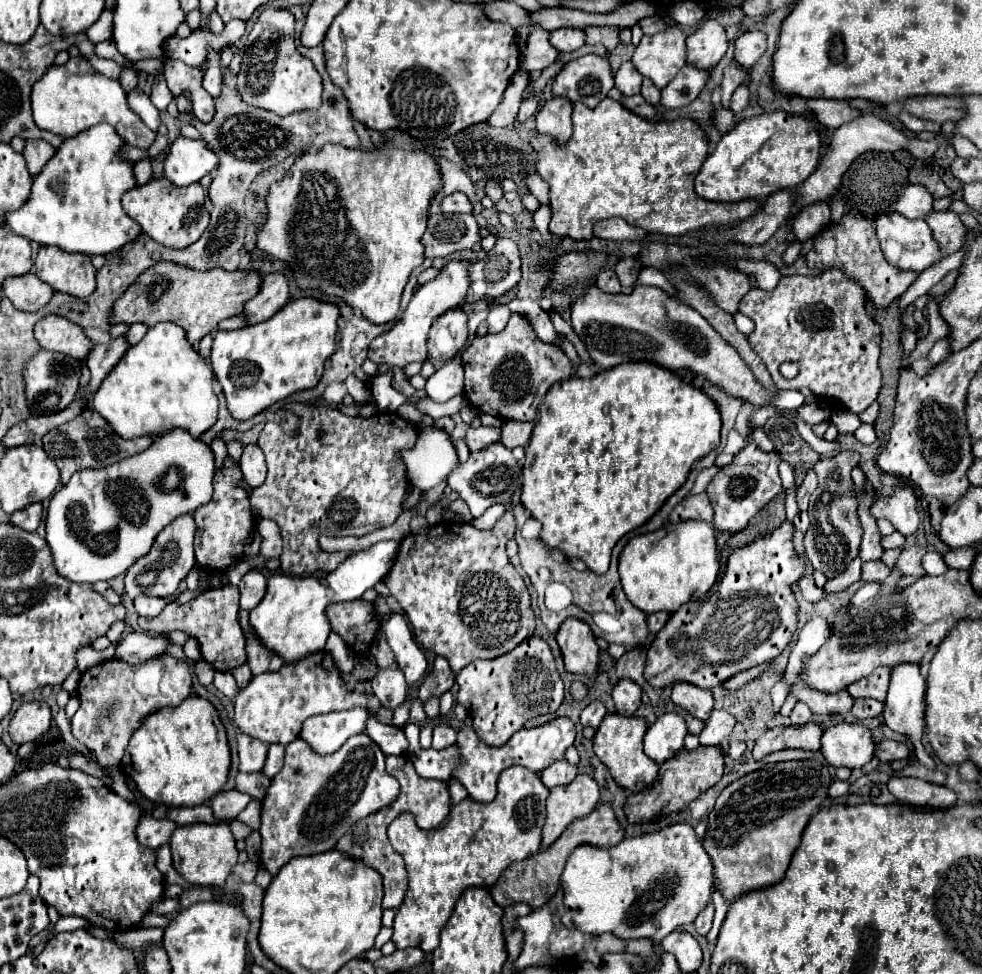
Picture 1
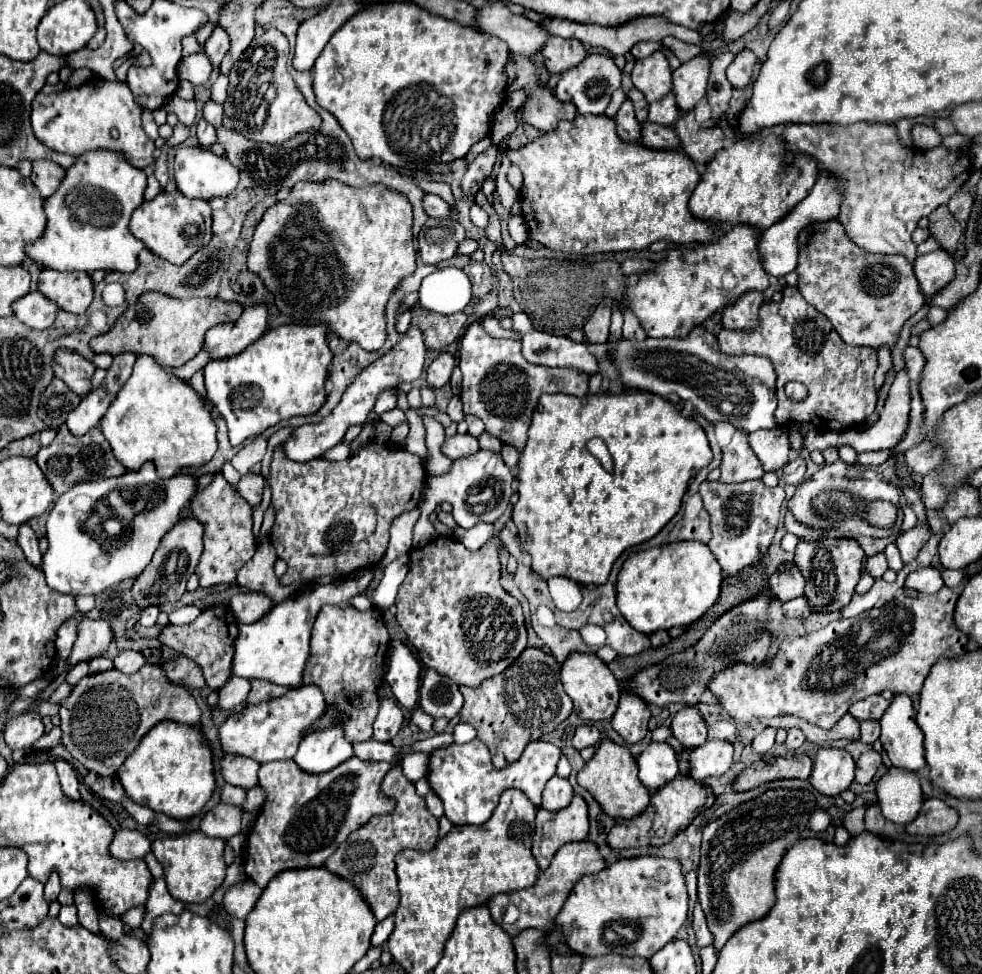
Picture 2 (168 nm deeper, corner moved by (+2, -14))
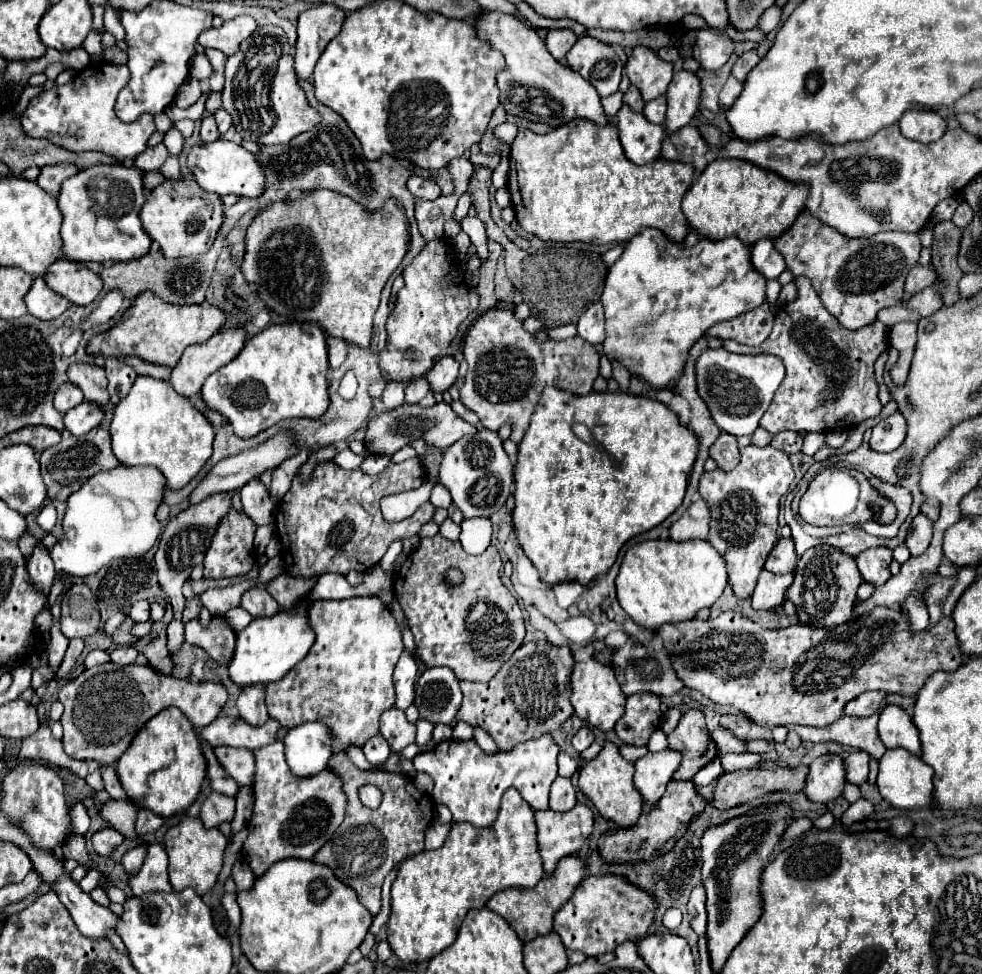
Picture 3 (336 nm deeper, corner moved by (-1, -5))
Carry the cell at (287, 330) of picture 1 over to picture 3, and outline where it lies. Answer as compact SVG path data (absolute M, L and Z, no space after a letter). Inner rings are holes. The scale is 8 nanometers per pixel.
M271 325L249 339L229 365L205 381L201 397L209 409L219 411L233 425L237 437L249 439L283 419L319 419L329 407L327 369L327 343L319 325Z

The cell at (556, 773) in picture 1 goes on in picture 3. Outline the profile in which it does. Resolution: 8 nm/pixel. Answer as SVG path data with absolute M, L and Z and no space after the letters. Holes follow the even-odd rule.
M557 777L551 785L549 809L565 813L565 811L571 811L575 807L575 803L577 803L577 797L575 797L575 789L571 785L571 779Z

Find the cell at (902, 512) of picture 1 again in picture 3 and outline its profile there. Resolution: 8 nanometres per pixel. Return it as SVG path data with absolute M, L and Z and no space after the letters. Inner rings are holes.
M919 513L915 517L915 521L911 523L911 529L909 529L907 541L905 541L905 545L911 551L911 555L921 555L929 547L931 535L933 535L933 523L931 523L931 519L927 519L923 513Z

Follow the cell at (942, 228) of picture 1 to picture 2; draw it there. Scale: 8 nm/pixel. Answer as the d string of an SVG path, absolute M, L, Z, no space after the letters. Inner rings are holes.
M938 248L928 252L914 262L914 274L920 282L920 290L926 298L932 298L942 288L946 288L956 276L956 262L950 252Z

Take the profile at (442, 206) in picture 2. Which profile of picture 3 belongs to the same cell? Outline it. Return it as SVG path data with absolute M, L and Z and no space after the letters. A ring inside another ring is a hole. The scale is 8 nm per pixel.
M413 175L407 179L407 189L415 195L415 197L421 197L421 199L435 199L439 197L439 187L433 183L433 181L427 181L419 175Z

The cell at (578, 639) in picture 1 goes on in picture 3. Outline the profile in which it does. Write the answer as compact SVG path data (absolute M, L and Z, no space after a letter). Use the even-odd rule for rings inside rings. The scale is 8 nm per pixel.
M589 659L587 663L577 663L573 677L571 677L571 687L573 687L571 703L575 707L575 715L579 719L583 719L585 725L597 727L601 731L615 729L615 723L625 713L625 695L621 693L621 687L619 687L611 667L601 665L595 659Z

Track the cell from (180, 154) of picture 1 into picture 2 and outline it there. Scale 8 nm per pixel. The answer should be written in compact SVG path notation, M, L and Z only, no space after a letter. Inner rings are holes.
M180 146L178 154L174 158L174 180L176 180L178 190L188 198L202 198L202 200L208 200L212 196L226 198L236 188L238 168L232 166L226 158L216 156L216 154L202 150L198 146L196 148Z

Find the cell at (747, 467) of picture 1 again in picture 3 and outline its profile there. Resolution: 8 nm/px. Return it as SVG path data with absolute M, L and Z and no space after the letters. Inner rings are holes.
M747 445L739 451L741 459L733 471L715 469L701 475L699 493L711 509L711 531L707 541L727 563L729 585L735 597L747 599L753 595L763 563L777 543L779 501L789 491L795 473L789 457L785 453L779 453L771 445Z

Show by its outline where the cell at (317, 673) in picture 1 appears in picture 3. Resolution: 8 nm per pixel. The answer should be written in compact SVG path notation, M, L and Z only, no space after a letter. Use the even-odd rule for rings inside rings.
M217 717L211 725L207 725L201 731L201 737L211 745L229 745L229 747L245 747L245 749L259 749L263 745L269 745L275 741L275 733L279 729L279 723L269 719L263 727L251 729L243 719L233 717Z

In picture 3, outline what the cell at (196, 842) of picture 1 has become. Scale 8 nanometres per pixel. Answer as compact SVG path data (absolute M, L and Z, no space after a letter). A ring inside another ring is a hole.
M187 817L175 827L171 827L165 835L165 851L169 855L169 881L175 891L183 891L185 887L193 887L199 895L207 893L221 871L223 853L227 847L227 837L217 829L205 829L201 819Z

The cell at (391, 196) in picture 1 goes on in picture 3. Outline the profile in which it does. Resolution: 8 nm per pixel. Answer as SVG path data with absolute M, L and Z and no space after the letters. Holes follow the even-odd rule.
M311 191L305 193L303 197L299 197L297 201L279 201L269 205L267 209L263 209L253 223L247 229L247 241L245 241L245 257L243 257L243 265L241 265L241 273L245 275L245 279L253 285L257 285L257 295L261 297L261 301L277 315L283 315L287 319L295 319L295 321L313 321L317 323L329 337L339 337L345 339L347 343L353 343L357 347L367 347L371 341L371 329L373 329L373 315L379 307L379 297L381 297L381 289L387 283L387 279L391 277L391 273L397 269L397 265L401 263L401 259L407 253L409 247L409 225L407 225L407 217L403 213L403 209L399 209L395 205L395 201L387 201L387 205L383 205L383 209L379 209L379 213L367 213L363 209L359 209L359 205L355 205L355 201L347 199L347 197L339 197L337 193L331 191Z

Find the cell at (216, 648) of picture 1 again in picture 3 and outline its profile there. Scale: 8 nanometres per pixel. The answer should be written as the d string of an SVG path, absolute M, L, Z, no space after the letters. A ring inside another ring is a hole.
M213 617L209 627L201 627L199 621L193 619L185 623L185 641L203 647L217 663L227 663L233 657L235 633L221 617Z

